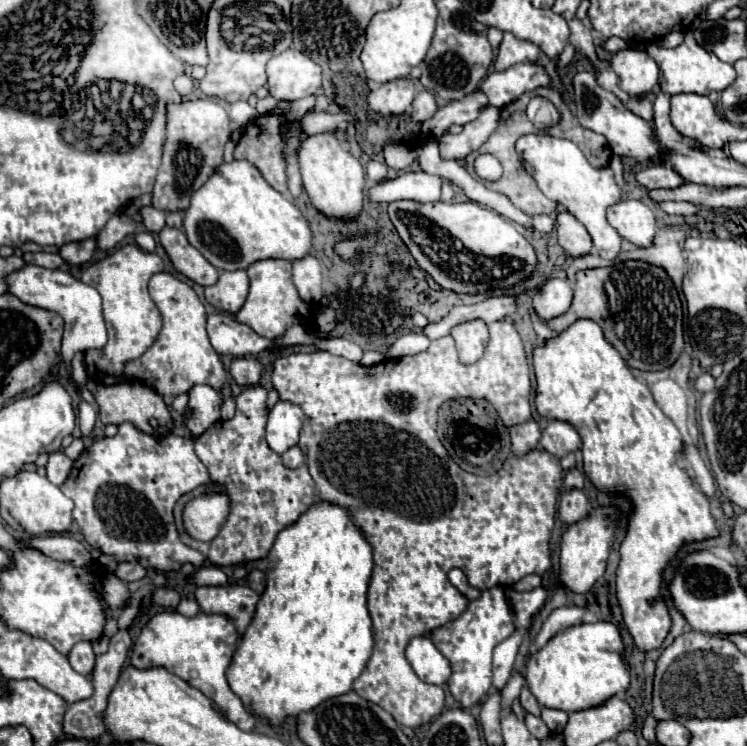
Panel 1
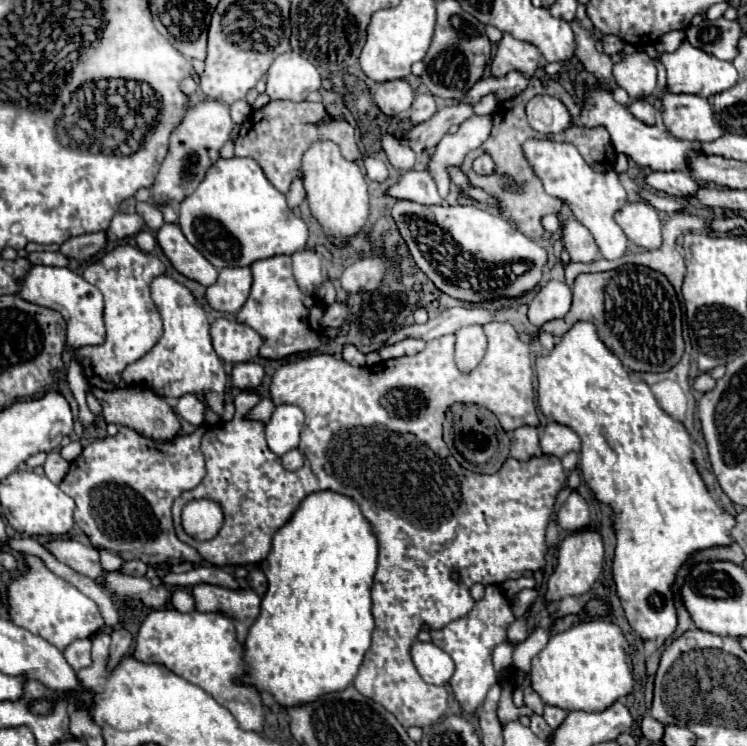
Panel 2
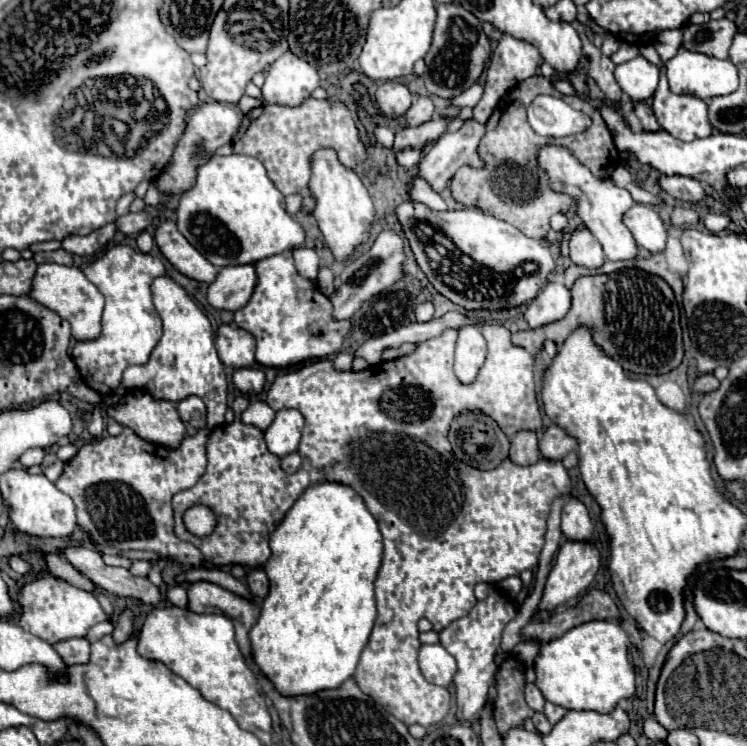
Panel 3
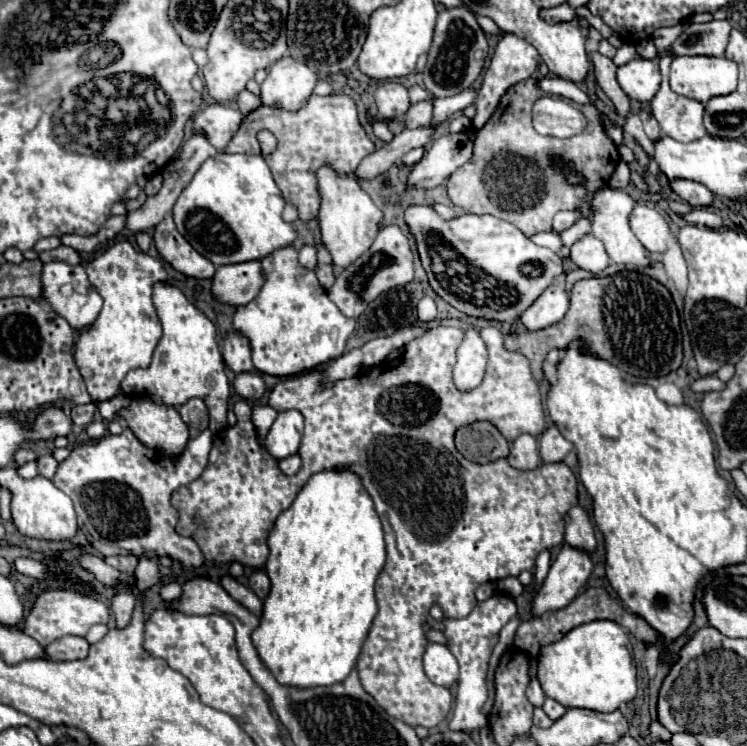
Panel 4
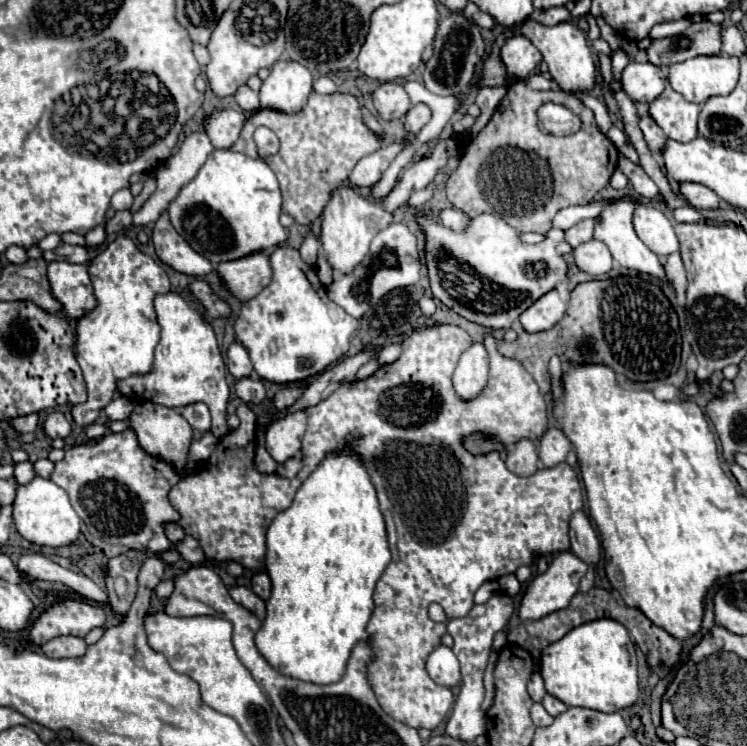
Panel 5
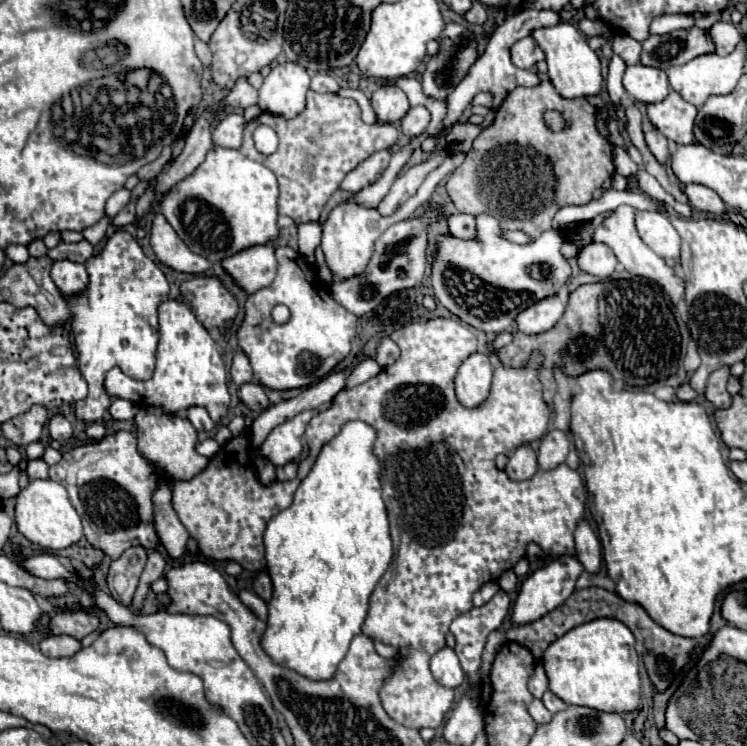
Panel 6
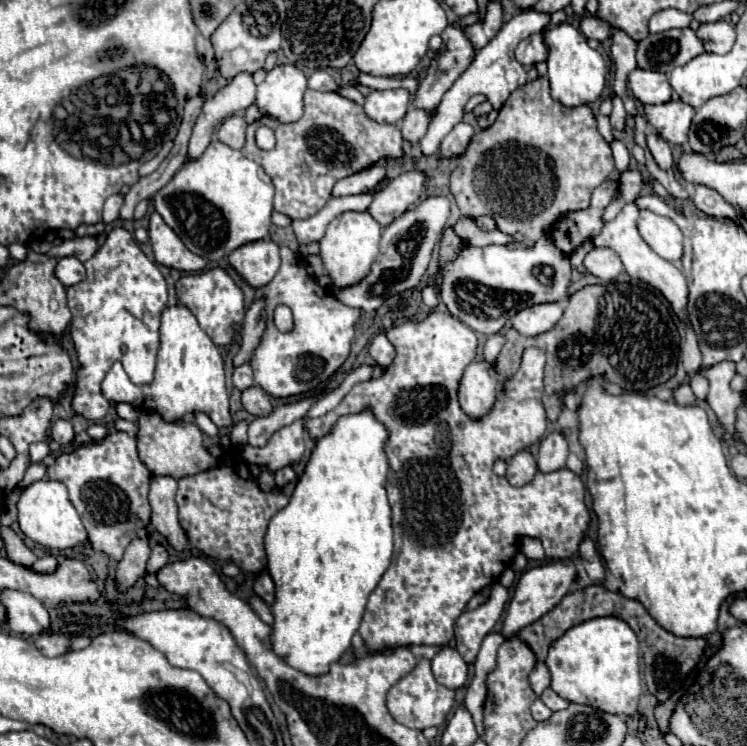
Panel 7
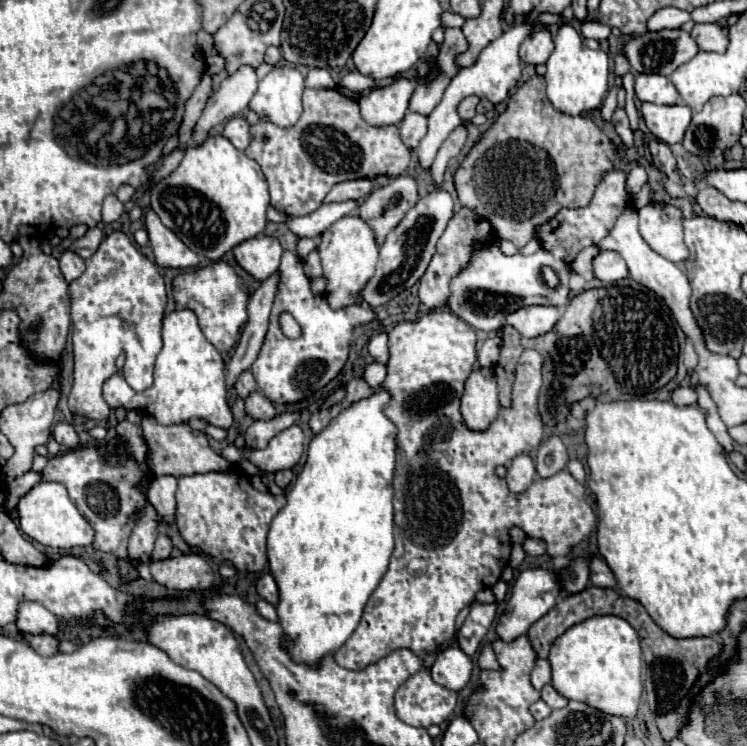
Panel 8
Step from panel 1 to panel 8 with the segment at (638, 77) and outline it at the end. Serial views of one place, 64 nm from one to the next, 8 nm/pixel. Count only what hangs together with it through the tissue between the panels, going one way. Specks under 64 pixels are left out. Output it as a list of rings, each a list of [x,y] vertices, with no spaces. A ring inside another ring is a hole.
[[[636,74],[634,90],[640,102],[652,102],[652,104],[678,102],[678,92],[674,84],[662,74]]]

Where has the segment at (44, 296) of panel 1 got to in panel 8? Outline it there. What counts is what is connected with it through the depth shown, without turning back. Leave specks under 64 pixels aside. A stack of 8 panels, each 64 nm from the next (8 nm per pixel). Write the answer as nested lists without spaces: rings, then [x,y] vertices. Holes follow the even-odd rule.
[[[64,252],[60,256],[60,270],[68,282],[74,282],[84,274],[84,260],[80,260],[80,256],[76,256],[74,252]]]

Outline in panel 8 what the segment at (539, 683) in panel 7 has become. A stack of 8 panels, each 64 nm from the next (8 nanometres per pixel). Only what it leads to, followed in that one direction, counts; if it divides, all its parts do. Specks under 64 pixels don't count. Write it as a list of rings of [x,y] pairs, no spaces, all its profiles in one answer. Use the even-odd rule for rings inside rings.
[[[542,658],[536,660],[536,668],[532,670],[530,680],[532,680],[532,686],[536,690],[542,690],[542,686],[550,684],[552,676],[550,676],[550,664],[548,664],[548,660],[542,660]]]

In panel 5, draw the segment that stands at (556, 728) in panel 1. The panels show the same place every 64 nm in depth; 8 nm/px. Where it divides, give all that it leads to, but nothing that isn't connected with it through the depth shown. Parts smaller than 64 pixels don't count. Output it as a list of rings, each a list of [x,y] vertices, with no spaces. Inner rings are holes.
[[[550,694],[544,696],[542,706],[546,708],[546,712],[548,712],[550,716],[558,716],[558,714],[562,714],[562,712],[568,708],[564,702],[560,702],[558,698],[554,698],[554,696],[550,696]]]

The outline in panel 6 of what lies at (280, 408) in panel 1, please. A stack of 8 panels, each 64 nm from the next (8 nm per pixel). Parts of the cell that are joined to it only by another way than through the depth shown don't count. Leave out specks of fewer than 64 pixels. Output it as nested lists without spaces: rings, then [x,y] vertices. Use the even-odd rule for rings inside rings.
[[[326,406],[312,410],[312,412],[300,412],[294,418],[278,424],[270,436],[264,440],[264,444],[260,446],[260,454],[266,456],[268,460],[272,460],[274,466],[284,466],[286,462],[298,460],[302,454],[302,436],[304,436],[304,428],[310,422],[310,418],[324,410]]]

